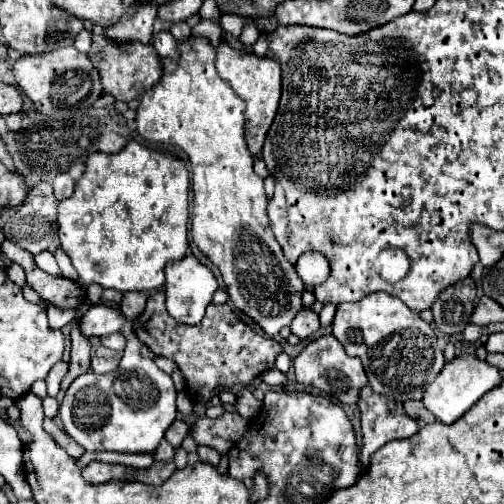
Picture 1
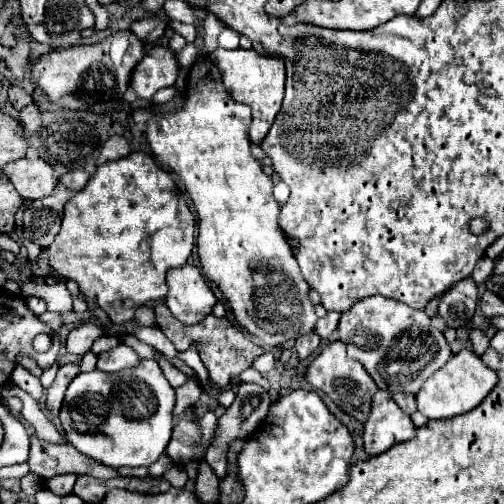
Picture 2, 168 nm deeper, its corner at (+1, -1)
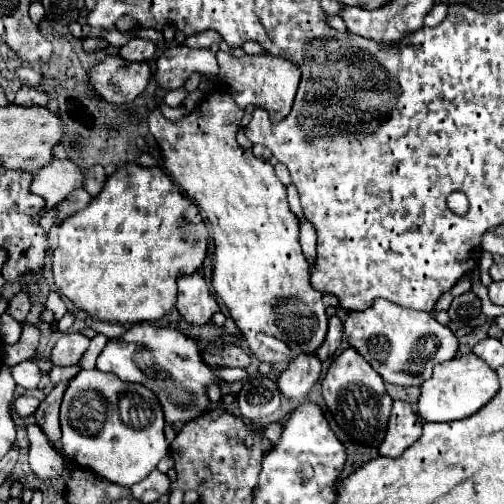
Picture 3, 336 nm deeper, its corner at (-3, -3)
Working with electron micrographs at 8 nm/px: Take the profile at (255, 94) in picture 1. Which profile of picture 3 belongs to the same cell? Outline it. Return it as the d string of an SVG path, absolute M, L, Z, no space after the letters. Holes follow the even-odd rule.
M216 53L220 73L218 79L228 87L232 99L238 105L262 105L274 123L280 123L292 109L296 87L300 83L300 69L282 57L272 57L270 53L262 55L244 55L242 59L232 57L230 53Z

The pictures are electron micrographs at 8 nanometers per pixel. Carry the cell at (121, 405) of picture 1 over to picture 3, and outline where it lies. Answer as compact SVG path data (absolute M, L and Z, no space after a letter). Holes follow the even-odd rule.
M82 369L64 393L62 409L62 451L76 465L94 469L100 477L132 487L148 477L168 453L164 437L164 413L160 401L142 383L128 383L98 369Z

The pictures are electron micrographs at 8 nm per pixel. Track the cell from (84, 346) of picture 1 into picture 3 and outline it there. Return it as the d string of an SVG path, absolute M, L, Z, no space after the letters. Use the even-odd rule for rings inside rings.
M68 381L56 383L56 387L44 397L44 401L34 413L36 423L44 429L44 433L52 443L60 439L60 403L66 389L68 389Z

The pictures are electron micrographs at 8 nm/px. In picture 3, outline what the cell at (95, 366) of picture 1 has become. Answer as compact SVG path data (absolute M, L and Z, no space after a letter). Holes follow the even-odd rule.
M138 323L128 329L120 339L110 339L98 357L96 369L114 373L124 381L138 381L150 387L164 409L166 423L186 423L200 417L210 405L206 385L216 381L242 381L246 369L216 369L212 371L200 357L194 339L180 333L176 327L158 327L152 323Z

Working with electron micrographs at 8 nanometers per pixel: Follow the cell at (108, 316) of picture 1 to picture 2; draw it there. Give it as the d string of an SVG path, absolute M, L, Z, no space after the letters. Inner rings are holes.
M84 323L74 327L66 337L66 351L70 355L84 355L90 351L96 337L102 337L102 327L94 323Z

